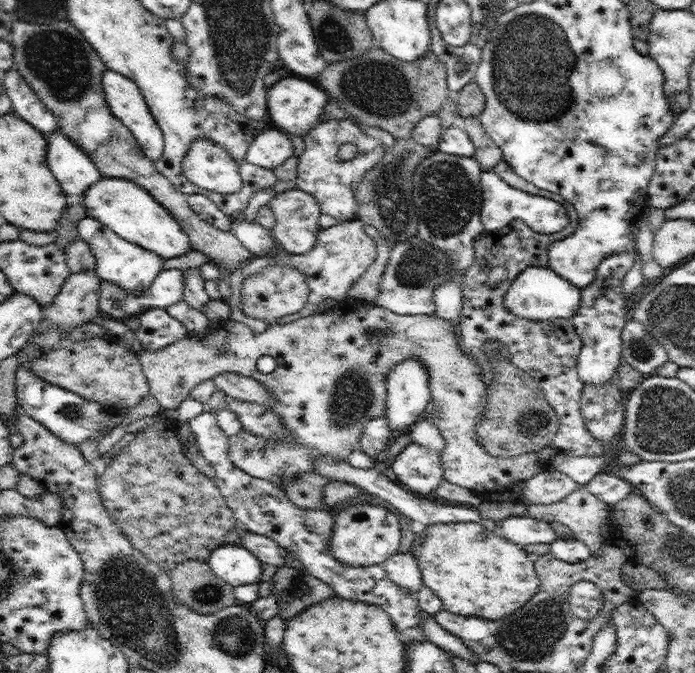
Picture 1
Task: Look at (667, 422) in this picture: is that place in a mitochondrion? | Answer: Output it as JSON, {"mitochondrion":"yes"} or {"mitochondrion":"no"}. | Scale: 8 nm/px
{"mitochondrion":"yes"}

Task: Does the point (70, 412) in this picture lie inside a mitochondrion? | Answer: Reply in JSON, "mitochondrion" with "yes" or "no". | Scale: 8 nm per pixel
{"mitochondrion":"yes"}

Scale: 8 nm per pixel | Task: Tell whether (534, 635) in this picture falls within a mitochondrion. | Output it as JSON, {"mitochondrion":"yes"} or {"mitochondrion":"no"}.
{"mitochondrion":"yes"}

